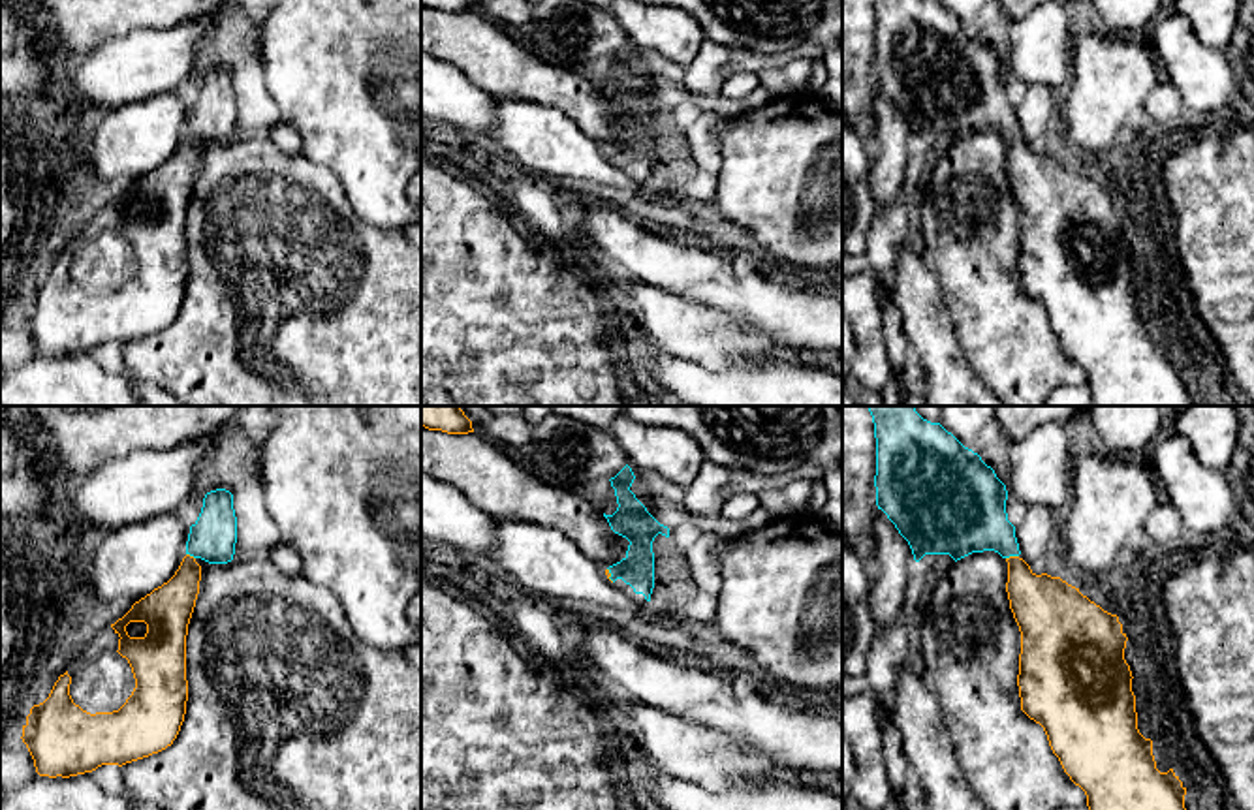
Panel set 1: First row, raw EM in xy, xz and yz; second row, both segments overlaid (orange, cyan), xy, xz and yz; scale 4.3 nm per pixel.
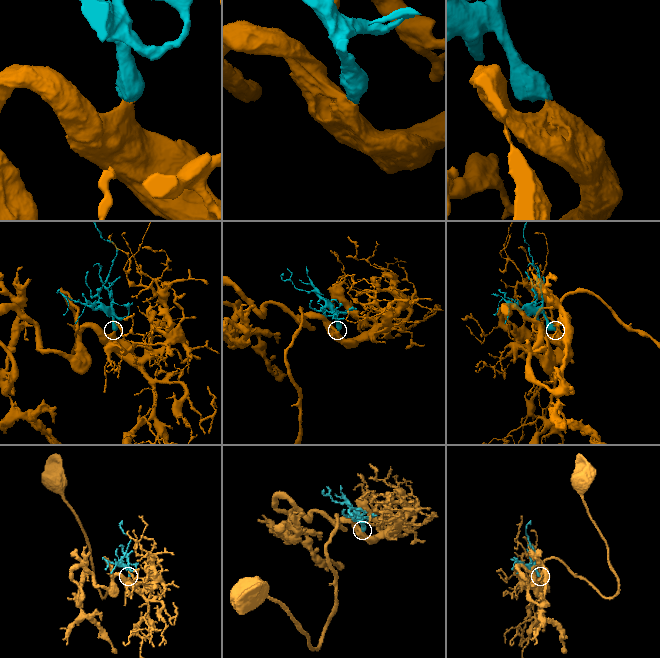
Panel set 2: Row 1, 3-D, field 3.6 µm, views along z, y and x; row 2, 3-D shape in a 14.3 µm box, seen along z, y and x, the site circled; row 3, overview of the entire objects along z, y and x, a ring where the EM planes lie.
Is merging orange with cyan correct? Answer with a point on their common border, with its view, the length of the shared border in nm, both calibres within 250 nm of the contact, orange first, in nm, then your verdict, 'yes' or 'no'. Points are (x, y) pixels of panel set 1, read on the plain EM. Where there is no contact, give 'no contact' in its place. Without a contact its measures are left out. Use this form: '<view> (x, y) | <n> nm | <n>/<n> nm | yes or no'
yz (1012, 136) | 60 nm | 260/300 nm | yes

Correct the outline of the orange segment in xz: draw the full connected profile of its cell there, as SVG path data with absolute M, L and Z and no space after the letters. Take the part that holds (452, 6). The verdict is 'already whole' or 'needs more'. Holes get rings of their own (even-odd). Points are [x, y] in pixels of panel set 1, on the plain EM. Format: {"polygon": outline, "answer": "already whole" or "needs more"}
{"polygon": "M421 0L421 6L429 8L429 9L442 9L447 13L474 11L472 0Z", "answer": "already whole"}

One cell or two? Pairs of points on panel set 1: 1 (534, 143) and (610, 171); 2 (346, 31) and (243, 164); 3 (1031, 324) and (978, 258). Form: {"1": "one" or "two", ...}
{"1": "one", "2": "two", "3": "one"}

